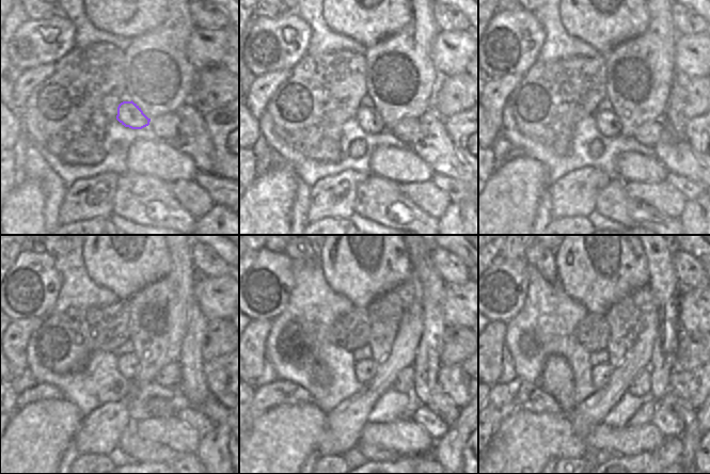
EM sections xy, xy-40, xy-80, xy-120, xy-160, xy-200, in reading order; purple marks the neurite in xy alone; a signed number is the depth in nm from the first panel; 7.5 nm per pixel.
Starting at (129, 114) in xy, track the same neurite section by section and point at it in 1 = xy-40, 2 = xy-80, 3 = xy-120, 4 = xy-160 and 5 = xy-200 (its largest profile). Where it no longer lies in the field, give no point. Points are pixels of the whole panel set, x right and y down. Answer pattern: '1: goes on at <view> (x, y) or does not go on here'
1: goes on at xy-40 (368, 119)
2: goes on at xy-80 (606, 122)
3: goes on at xy-120 (127, 364)
4: goes on at xy-160 (364, 369)
5: goes on at xy-200 (600, 375)

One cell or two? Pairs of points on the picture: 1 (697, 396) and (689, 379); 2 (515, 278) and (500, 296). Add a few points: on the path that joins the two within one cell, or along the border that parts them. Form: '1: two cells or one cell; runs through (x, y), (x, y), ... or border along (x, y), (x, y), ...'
1: one cell; runs through (696, 392), (689, 383)
2: one cell; runs through (510, 282), (501, 291)

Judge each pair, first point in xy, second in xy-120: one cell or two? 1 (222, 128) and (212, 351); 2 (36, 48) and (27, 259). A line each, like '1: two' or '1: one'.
1: two
2: one

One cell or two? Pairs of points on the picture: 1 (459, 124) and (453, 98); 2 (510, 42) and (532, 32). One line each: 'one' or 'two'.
1: two
2: one

